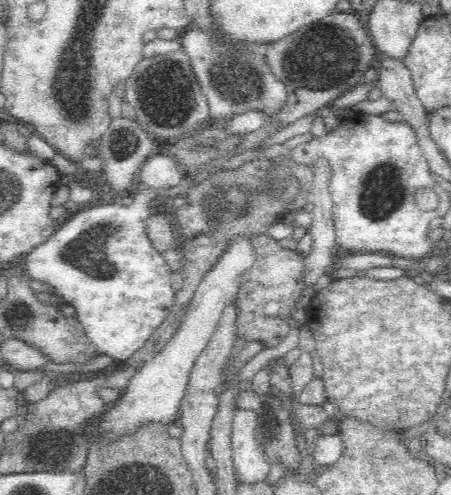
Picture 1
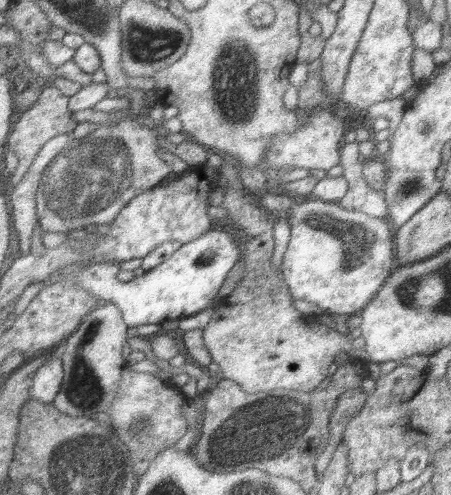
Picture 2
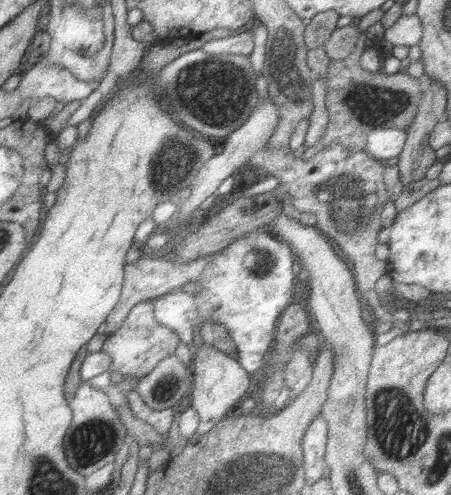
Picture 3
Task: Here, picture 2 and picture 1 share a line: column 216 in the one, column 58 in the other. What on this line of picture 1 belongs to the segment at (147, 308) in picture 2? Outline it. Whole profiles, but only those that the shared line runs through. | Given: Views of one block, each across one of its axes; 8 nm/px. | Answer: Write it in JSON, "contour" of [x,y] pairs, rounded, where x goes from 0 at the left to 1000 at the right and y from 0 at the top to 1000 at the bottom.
{"contour":[[[302,380],[288,412],[169,420],[120,477],[49,521],[49,558],[106,574],[137,614],[164,622],[169,646],[204,691],[213,715],[244,715],[284,731],[341,679],[377,634],[386,586],[373,537],[324,477],[333,416],[350,408],[346,384]]]}

